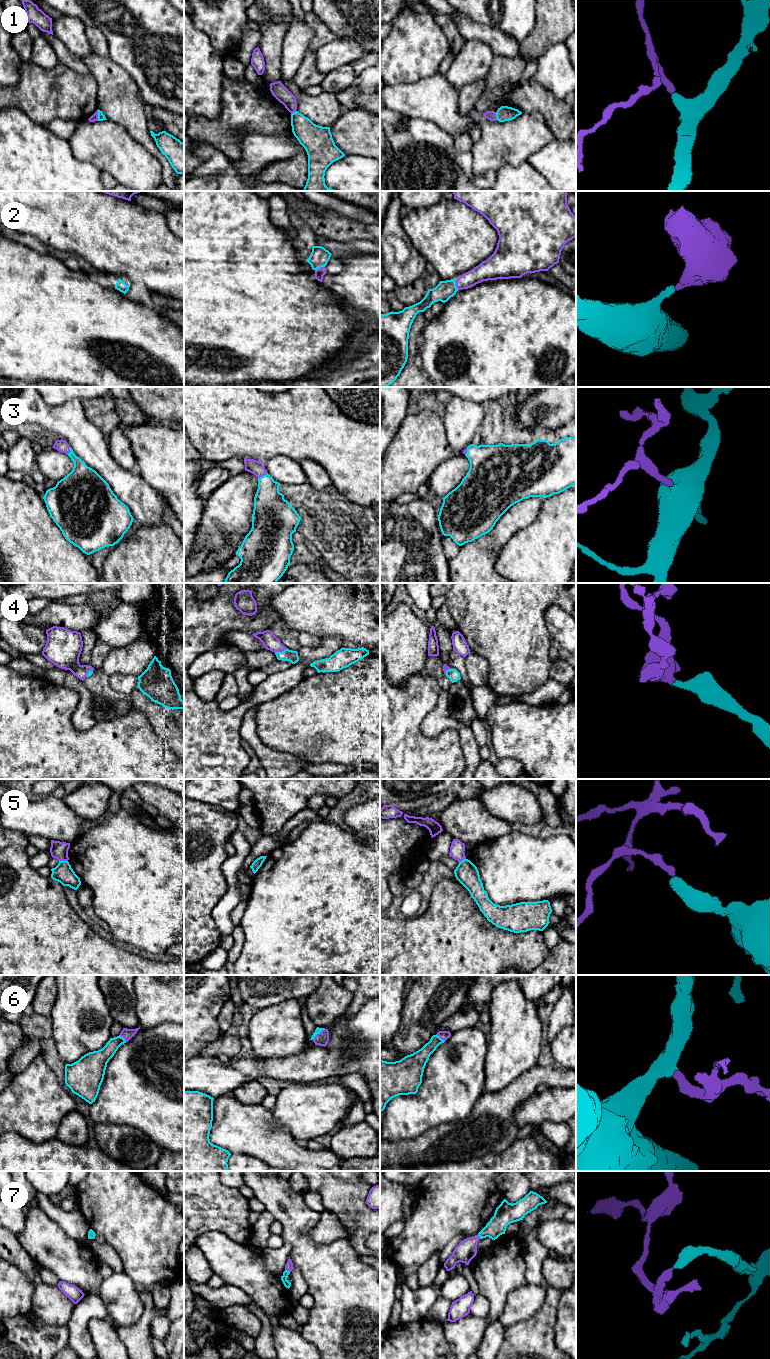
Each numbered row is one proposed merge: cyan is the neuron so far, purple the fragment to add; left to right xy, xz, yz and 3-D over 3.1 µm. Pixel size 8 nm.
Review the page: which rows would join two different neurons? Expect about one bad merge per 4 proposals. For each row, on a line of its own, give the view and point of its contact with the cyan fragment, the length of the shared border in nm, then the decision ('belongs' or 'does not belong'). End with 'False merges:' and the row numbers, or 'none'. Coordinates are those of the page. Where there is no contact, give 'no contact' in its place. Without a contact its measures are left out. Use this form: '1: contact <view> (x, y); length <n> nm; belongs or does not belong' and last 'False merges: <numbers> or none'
1: contact xy (98, 116); length 80 nm; does not belong
2: contact xz (319, 267); length 90 nm; belongs
3: contact xz (262, 476); length 90 nm; belongs
4: contact xz (282, 651); length 110 nm; belongs
5: contact xy (63, 861); length 70 nm; does not belong
6: contact xz (318, 1033); length 140 nm; belongs
7: contact xz (288, 1271); length 50 nm; belongs
False merges: 1, 5

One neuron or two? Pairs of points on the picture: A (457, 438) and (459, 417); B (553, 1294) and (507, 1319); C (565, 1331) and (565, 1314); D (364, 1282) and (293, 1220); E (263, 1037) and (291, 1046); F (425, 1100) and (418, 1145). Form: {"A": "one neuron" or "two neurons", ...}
{"A": "one neuron", "B": "two neurons", "C": "one neuron", "D": "one neuron", "E": "one neuron", "F": "two neurons"}

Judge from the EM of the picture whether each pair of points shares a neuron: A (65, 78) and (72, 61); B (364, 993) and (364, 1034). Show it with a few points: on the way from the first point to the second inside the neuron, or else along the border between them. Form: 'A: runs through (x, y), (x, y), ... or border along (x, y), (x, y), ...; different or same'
A: border along (60, 62), (79, 73), (89, 74); different
B: border along (369, 999), (353, 1015), (350, 1017), (345, 1016); different

